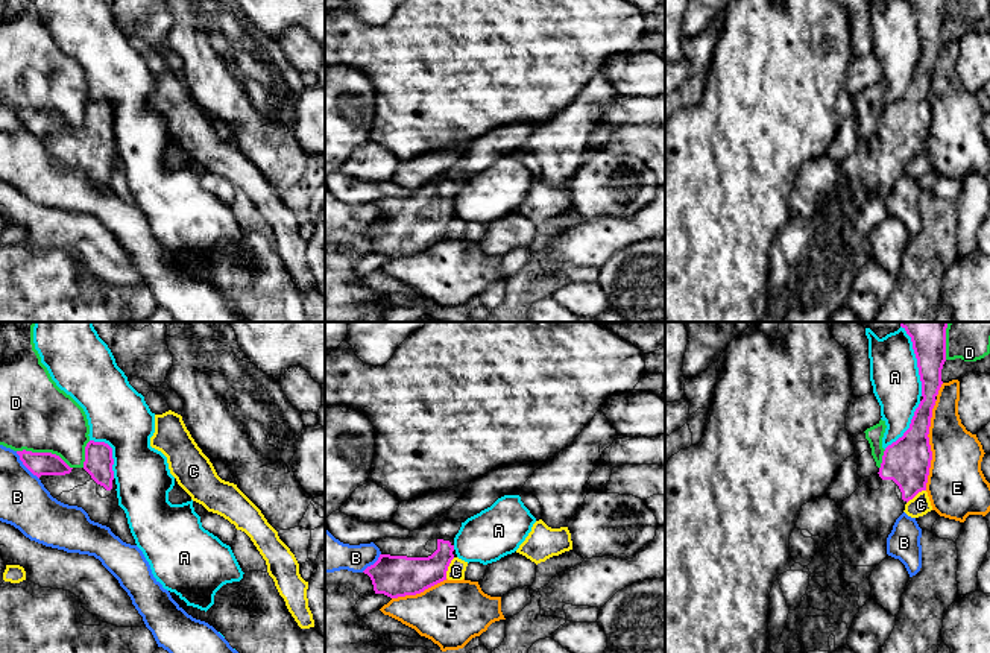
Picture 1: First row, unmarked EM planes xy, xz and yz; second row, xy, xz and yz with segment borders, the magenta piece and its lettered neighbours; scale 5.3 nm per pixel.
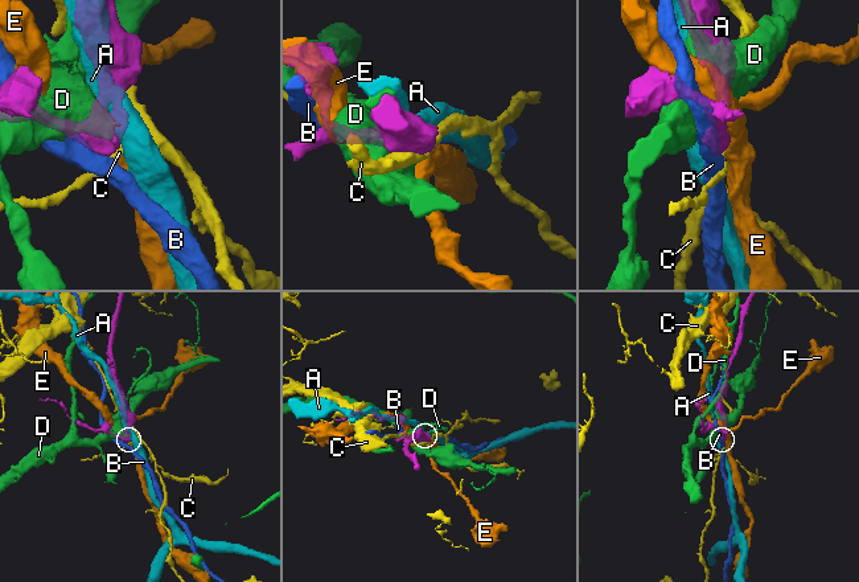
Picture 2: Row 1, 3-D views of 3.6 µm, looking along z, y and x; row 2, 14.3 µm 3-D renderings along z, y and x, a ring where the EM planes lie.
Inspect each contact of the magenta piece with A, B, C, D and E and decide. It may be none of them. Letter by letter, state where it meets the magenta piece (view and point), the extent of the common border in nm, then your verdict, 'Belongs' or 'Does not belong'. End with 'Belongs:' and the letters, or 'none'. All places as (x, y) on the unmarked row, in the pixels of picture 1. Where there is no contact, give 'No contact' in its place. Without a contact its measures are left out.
A: Touches magenta at yz (917, 26). Shared border 300 nm. Does not belong
B: Touches magenta at xy (25, 125). Shared border 200 nm. Does not belong
C: Touches magenta at xz (447, 228). Shared border 120 nm. Does not belong
D: Touches magenta at xy (44, 113). Shared border 320 nm. Does not belong
E: Touches magenta at yz (930, 105). Shared border 480 nm. Does not belong
Belongs: none

